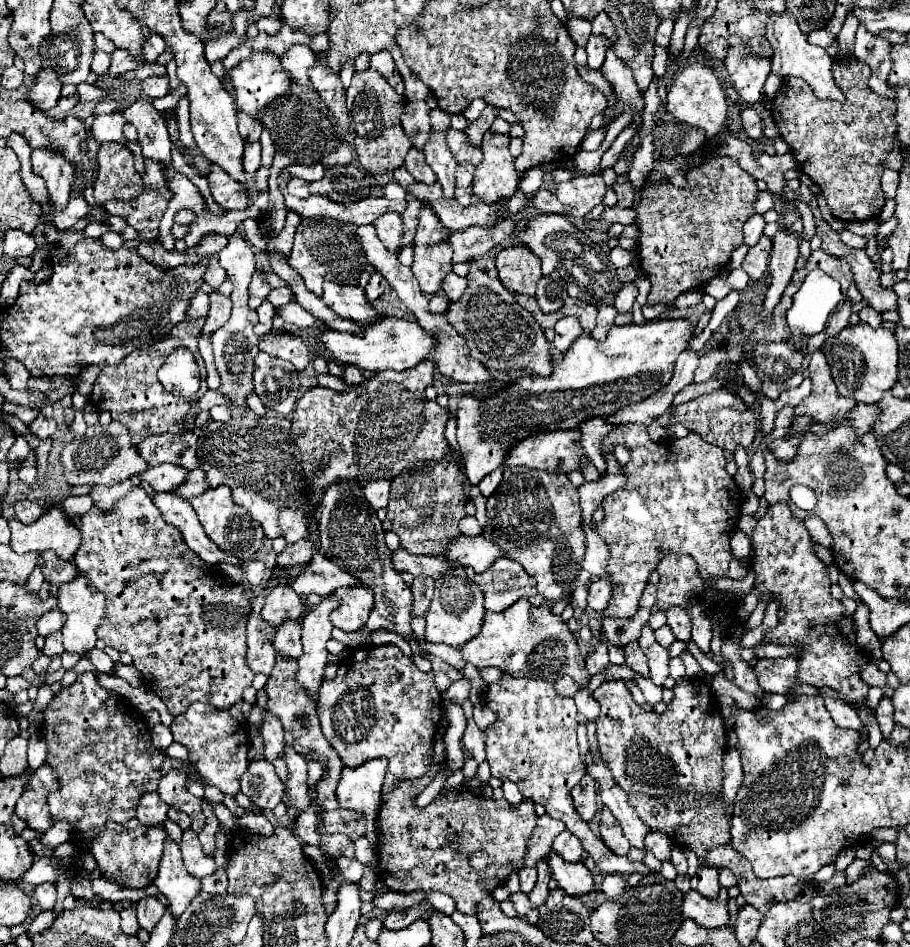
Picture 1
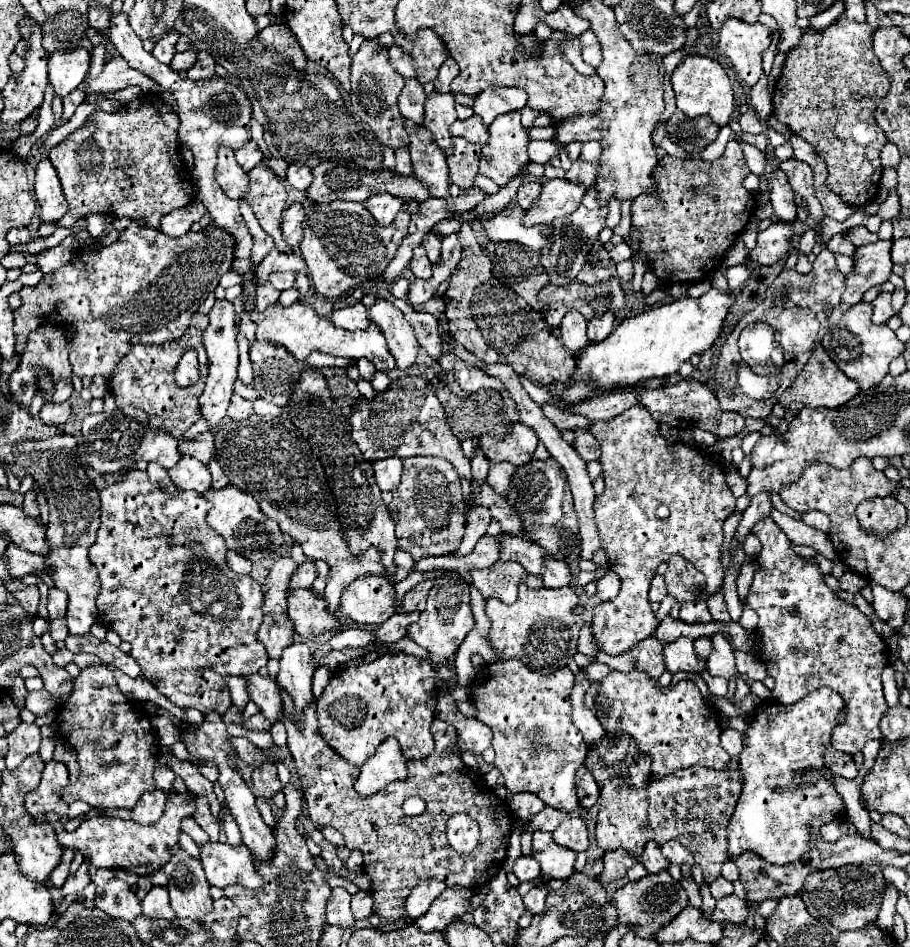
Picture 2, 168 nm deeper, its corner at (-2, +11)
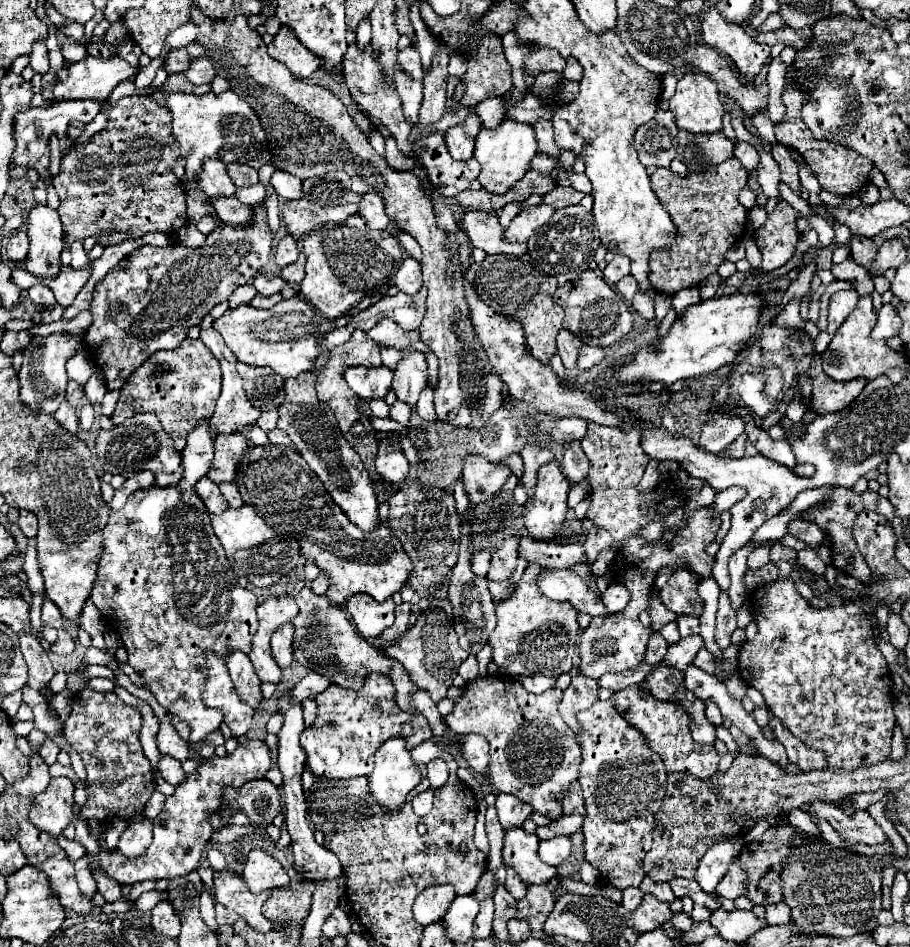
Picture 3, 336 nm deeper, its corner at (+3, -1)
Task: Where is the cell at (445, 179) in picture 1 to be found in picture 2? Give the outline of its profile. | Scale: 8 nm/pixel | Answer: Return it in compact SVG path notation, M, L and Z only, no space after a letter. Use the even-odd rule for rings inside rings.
M431 92L427 96L427 108L425 108L425 120L423 126L433 134L439 148L445 152L451 148L451 136L449 126L457 120L455 112L455 100L453 94L439 94Z

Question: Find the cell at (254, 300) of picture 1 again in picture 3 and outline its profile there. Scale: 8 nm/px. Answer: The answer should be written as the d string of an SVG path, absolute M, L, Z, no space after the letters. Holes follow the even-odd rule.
M300 254L294 264L288 264L286 268L280 268L280 278L284 278L292 286L298 286L304 278L304 264L306 264L304 254Z

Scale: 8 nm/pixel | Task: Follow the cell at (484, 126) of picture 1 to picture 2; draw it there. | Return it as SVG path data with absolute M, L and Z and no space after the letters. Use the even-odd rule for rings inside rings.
M487 88L475 98L473 110L483 118L483 124L489 126L497 116L521 110L527 104L527 92L521 88Z

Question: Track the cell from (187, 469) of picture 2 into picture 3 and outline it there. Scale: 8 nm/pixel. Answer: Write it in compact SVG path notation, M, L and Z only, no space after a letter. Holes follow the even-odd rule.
M206 476L200 478L196 484L194 484L194 492L202 498L206 510L210 514L222 514L226 508L228 508L228 502L224 500L224 496L220 494L218 486L214 482L210 482Z

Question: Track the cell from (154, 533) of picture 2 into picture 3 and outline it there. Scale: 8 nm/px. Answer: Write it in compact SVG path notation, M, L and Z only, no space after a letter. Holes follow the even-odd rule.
M210 418L198 420L188 434L186 448L182 450L184 476L178 486L136 490L130 494L122 510L110 510L110 520L102 530L104 552L100 556L98 576L90 594L94 606L104 618L104 624L122 638L128 652L128 664L142 676L144 688L156 696L158 704L166 708L168 714L190 726L190 758L198 758L198 742L202 742L212 730L218 730L224 718L218 708L210 708L202 700L206 686L206 650L212 650L220 658L226 658L236 650L250 654L252 636L258 628L258 600L250 590L238 584L238 578L224 556L224 548L214 536L210 514L206 512L202 500L198 500L198 494L192 490L198 478L206 476L210 470L214 442L216 432Z

